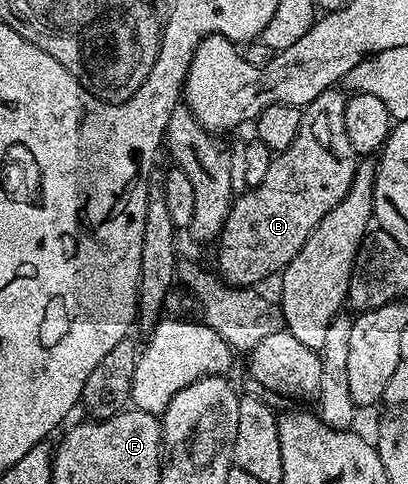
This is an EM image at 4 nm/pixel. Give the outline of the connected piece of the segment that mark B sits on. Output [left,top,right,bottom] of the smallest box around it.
[217,87,357,286]

